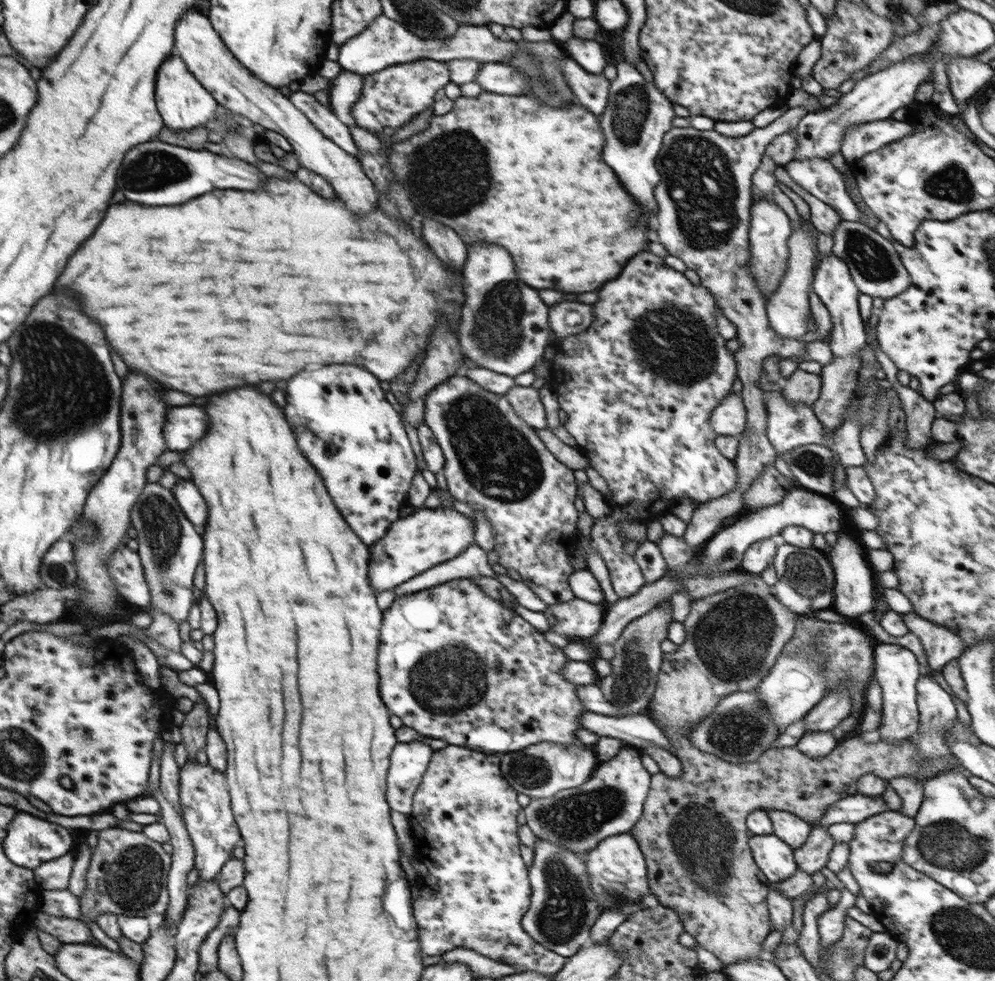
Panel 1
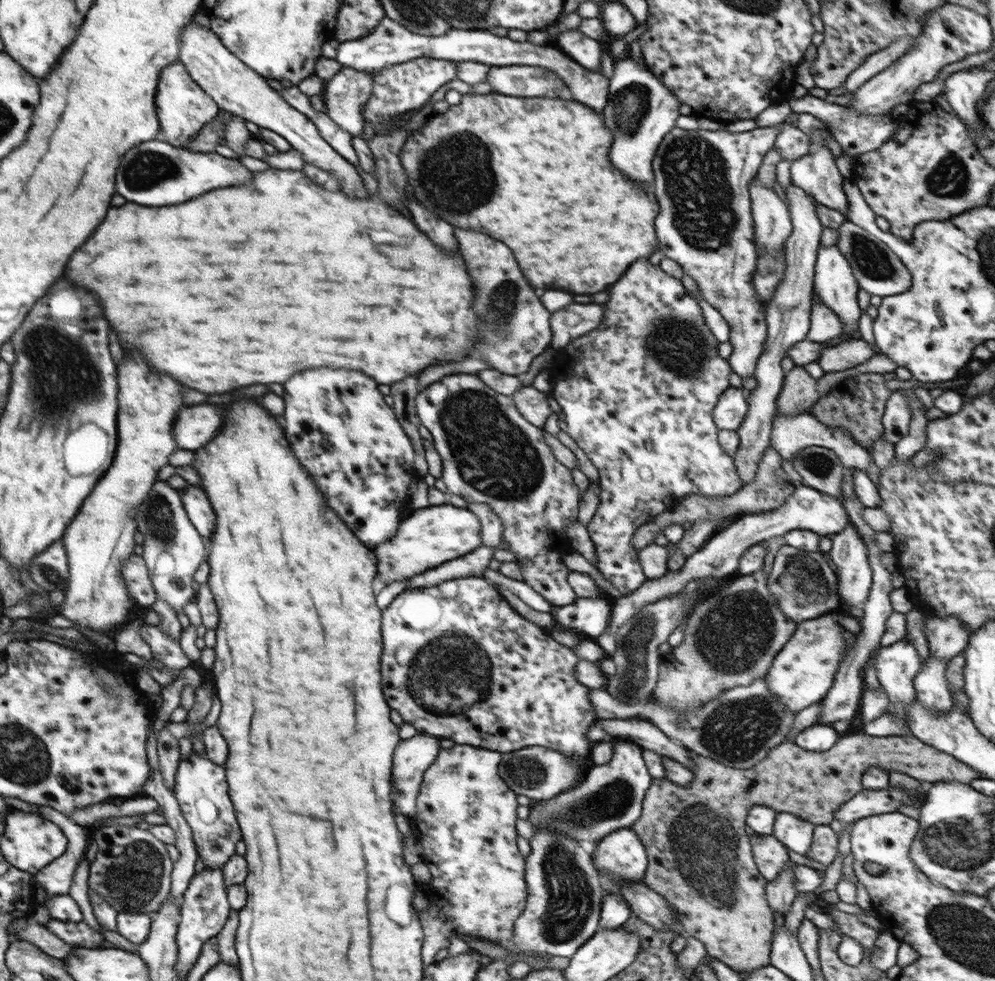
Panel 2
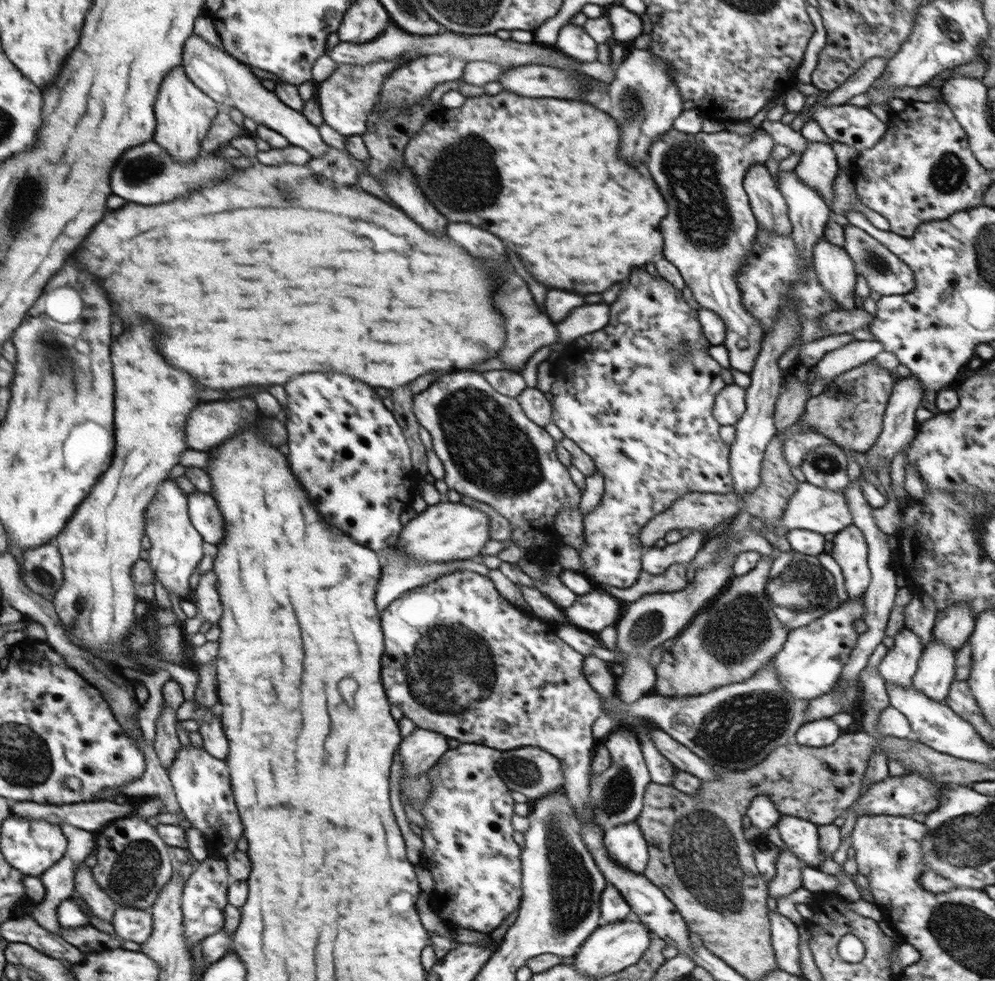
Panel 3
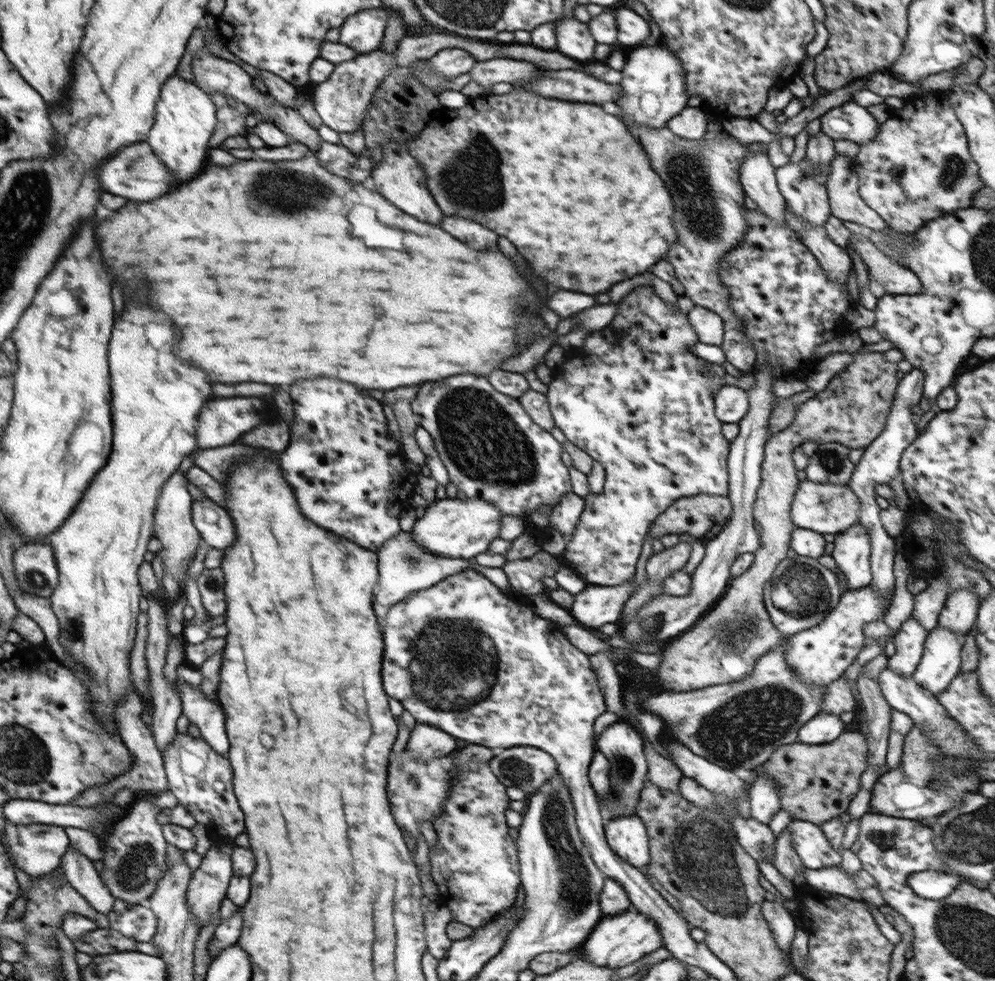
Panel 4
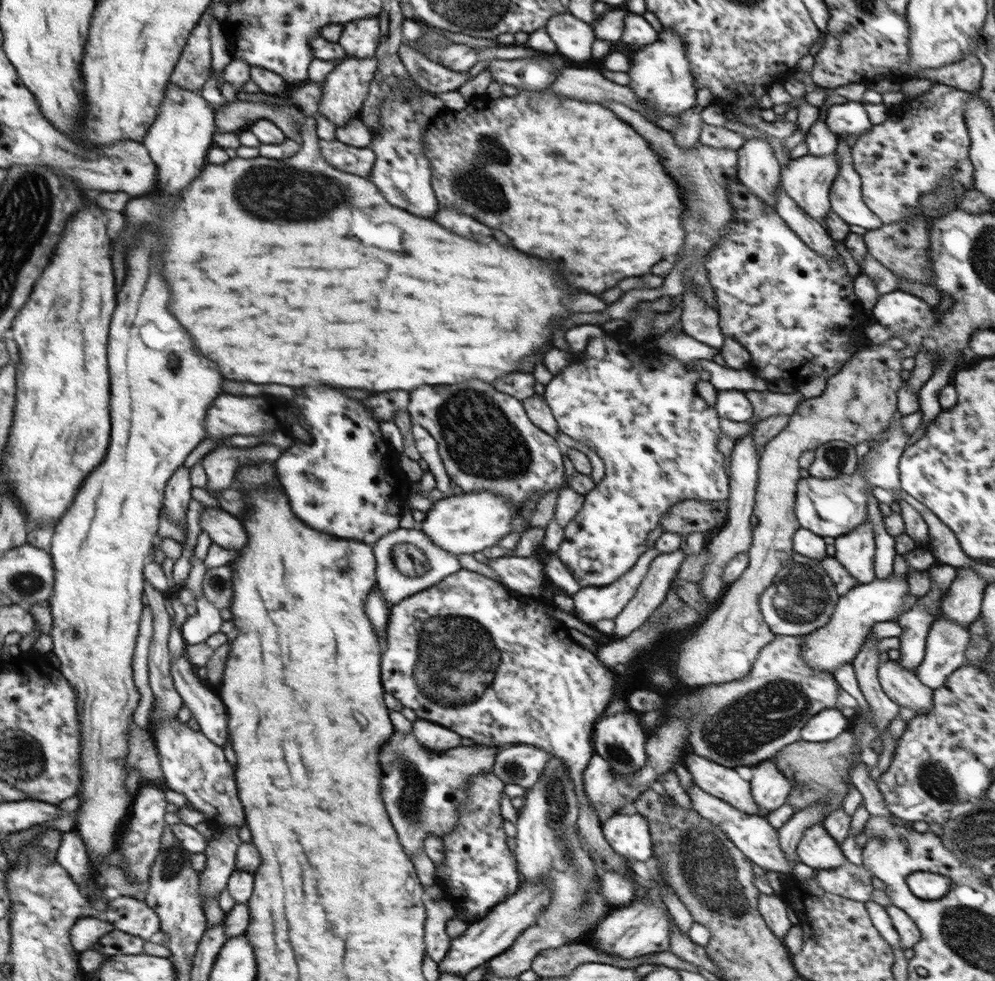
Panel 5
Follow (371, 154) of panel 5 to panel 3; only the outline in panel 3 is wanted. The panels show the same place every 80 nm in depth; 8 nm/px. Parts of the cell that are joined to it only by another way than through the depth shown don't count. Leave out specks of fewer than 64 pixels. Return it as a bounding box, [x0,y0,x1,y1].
[307,146,368,186]

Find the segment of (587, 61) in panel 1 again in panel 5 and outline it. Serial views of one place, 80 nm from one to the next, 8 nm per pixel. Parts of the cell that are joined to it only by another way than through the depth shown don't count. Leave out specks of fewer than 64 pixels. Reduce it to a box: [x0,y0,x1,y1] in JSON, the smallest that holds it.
[546,12,596,61]

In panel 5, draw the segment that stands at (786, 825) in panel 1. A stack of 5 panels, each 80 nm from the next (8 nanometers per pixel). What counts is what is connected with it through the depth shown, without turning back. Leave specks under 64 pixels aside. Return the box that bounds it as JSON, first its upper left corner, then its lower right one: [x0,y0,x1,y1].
[797,824,846,870]

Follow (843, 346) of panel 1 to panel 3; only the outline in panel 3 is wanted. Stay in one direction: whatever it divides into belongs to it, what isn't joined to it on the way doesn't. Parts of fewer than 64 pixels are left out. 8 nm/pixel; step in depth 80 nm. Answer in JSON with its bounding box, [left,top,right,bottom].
[813,239,856,310]

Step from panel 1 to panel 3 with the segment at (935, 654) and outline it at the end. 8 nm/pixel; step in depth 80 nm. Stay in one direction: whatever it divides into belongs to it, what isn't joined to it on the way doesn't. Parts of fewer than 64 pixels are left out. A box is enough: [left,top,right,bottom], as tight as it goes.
[931,602,976,651]

